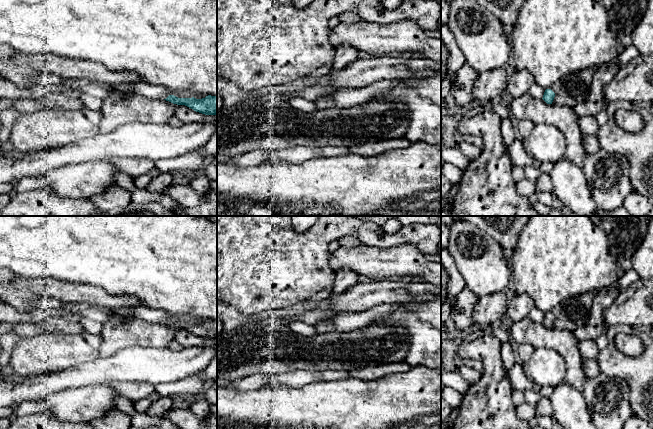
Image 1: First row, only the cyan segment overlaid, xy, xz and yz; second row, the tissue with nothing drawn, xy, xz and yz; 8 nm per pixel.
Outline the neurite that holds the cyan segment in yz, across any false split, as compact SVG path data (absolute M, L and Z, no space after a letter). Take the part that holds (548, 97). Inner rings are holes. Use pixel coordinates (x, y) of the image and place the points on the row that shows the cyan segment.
M587 68L563 76L545 90L542 99L547 104L574 108L587 100L594 70Z

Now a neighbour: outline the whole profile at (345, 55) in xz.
M342 44L334 49L333 69L342 70L352 65L358 58L358 52L349 44Z

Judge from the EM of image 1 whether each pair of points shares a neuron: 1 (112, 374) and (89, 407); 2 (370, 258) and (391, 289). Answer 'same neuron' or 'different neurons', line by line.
1: different neurons
2: different neurons

